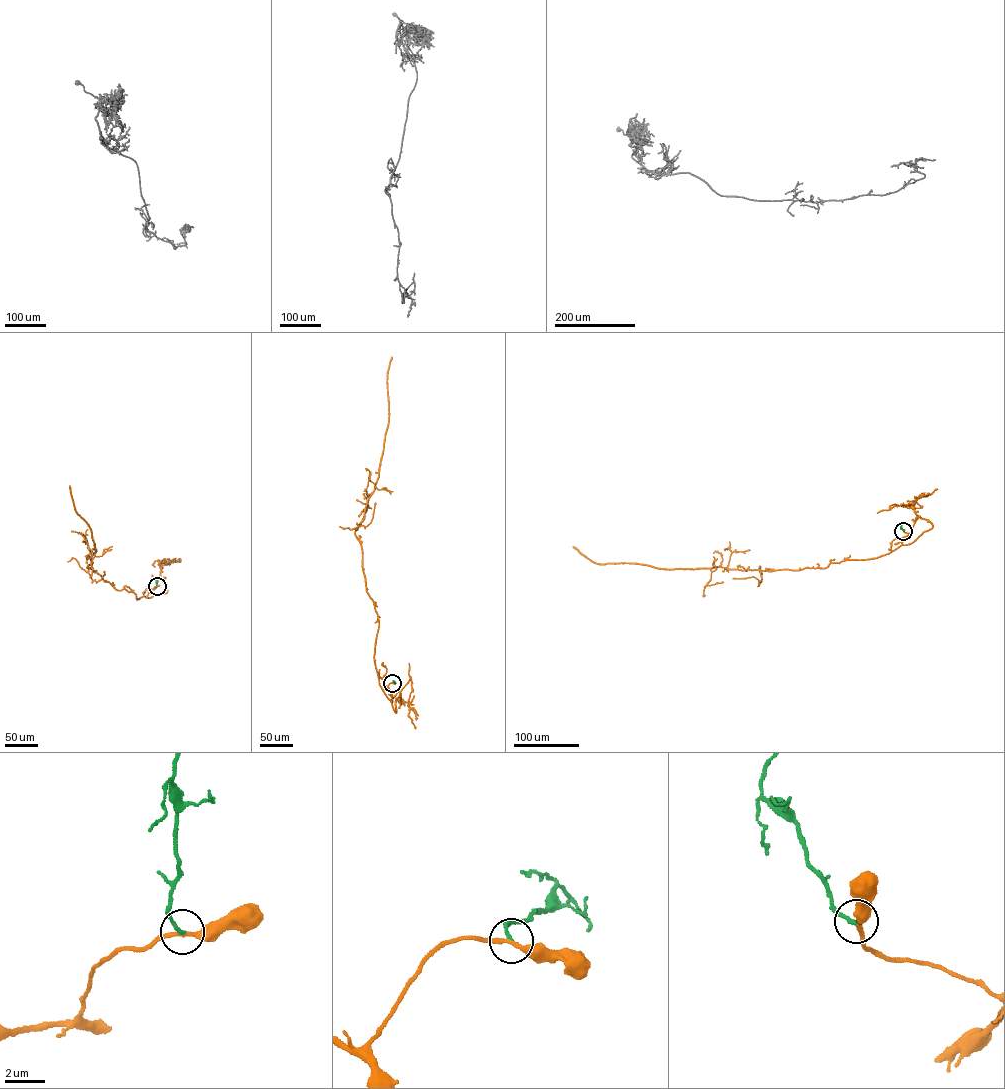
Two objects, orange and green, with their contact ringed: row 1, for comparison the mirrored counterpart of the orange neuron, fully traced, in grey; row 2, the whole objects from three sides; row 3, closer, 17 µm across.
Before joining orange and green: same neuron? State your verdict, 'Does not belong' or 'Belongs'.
Does not belong

